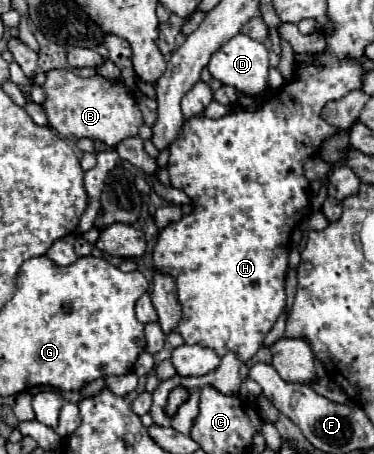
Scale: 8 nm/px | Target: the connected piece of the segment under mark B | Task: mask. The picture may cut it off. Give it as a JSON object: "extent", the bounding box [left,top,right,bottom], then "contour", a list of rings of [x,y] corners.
{"extent":[44,69,142,147],"contour":[[[54,69],[46,73],[44,91],[46,91],[44,111],[48,117],[48,125],[64,139],[78,141],[82,137],[88,137],[98,139],[108,147],[116,147],[122,139],[138,135],[142,115],[136,107],[134,95],[122,85],[122,81],[112,83],[102,75],[82,79],[76,77],[70,69]]]}

